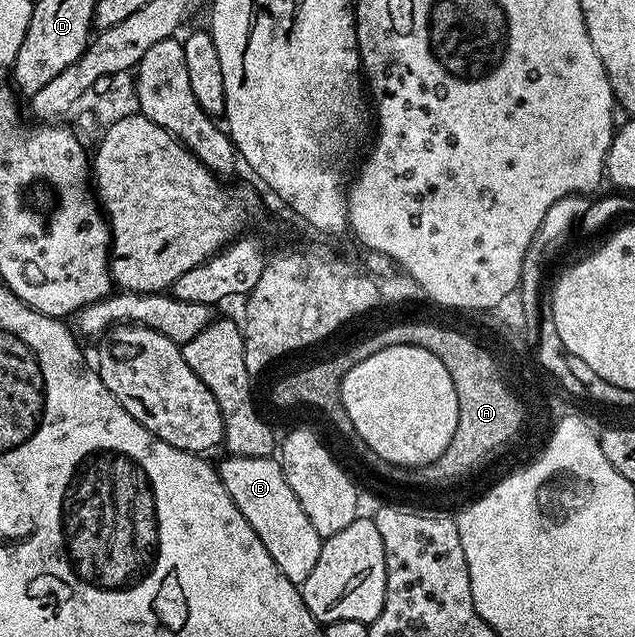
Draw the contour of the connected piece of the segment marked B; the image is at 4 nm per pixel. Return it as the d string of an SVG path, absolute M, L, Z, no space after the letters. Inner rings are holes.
M228 455L227 460L218 461L217 471L229 498L245 514L245 522L253 526L257 538L265 550L269 550L269 558L277 562L277 570L289 578L296 586L301 586L305 578L309 578L313 566L321 555L324 537L313 530L313 522L309 522L309 514L301 510L301 502L297 502L297 494L289 490L289 482L285 482L283 465L275 458L241 458Z

